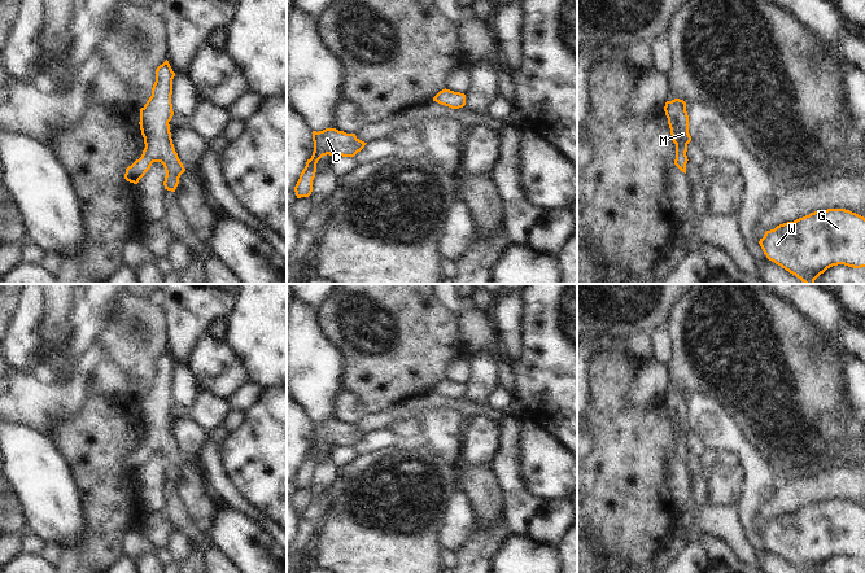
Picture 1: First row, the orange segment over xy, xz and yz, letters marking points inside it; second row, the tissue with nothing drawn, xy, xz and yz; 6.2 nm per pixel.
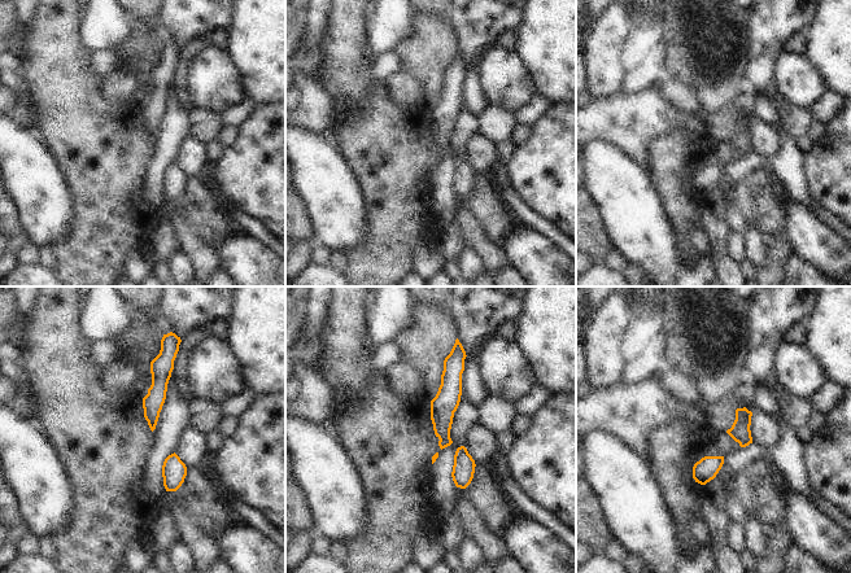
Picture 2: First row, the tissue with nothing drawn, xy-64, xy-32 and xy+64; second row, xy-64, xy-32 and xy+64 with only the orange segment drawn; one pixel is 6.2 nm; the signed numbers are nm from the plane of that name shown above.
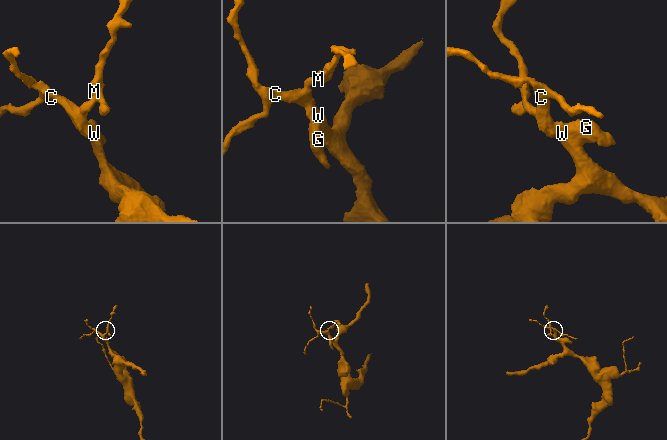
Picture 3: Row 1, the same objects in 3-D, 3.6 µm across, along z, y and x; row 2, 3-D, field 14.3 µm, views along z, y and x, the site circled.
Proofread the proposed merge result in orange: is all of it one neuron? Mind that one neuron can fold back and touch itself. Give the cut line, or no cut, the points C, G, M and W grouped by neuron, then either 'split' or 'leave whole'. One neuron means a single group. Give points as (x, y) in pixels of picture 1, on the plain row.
no cut | C G M W | leave whole

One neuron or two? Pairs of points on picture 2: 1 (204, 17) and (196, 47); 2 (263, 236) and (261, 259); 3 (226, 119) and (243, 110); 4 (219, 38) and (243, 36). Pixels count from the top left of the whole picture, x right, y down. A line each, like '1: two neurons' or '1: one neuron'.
1: two neurons
2: two neurons
3: one neuron
4: two neurons

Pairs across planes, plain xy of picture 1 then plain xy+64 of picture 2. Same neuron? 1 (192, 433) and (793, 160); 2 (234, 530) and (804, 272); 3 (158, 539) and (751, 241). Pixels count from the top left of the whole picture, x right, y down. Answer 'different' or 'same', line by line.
1: different
2: different
3: different

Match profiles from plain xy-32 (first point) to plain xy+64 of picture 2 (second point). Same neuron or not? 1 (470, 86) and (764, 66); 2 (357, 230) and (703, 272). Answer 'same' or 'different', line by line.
1: different
2: same

